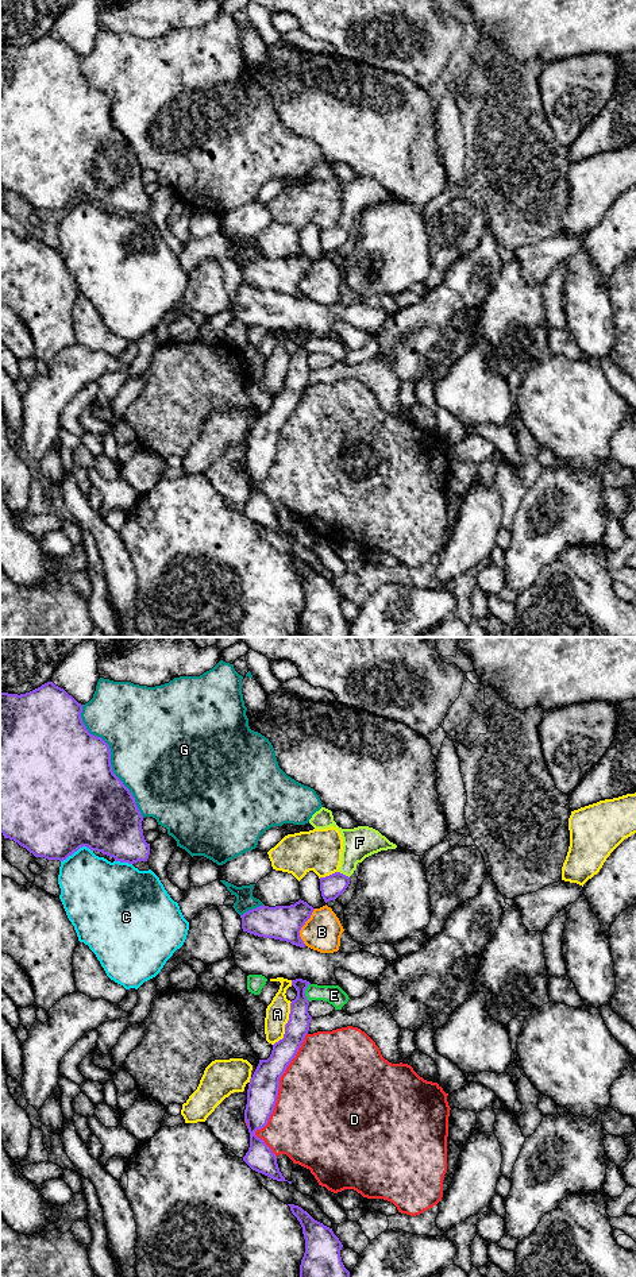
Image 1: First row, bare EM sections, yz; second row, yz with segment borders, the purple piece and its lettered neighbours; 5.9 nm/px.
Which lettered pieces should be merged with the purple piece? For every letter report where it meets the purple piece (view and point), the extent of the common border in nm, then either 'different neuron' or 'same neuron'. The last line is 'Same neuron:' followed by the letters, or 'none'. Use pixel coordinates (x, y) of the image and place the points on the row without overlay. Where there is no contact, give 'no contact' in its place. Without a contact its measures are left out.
A: yz (285, 377) | 280 nm | different neuron
B: yz (301, 278) | 240 nm | different neuron
C: yz (76, 203) | 200 nm | different neuron
D: yz (276, 450) | 750 nm | different neuron
E: yz (304, 344) | 110 nm | different neuron
F: yz (342, 226) | 80 nm | same neuron
G: yz (110, 111) | 750 nm | different neuron
Same neuron: F

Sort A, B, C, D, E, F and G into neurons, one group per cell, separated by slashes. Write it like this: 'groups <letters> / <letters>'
groups A / B / C / D / E / F / G

